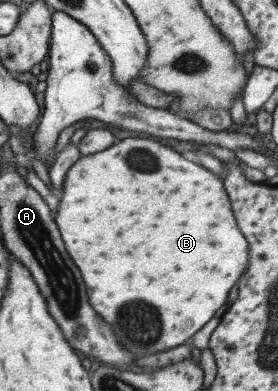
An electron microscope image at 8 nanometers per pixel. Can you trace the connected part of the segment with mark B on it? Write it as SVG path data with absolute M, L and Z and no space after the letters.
M137 136L124 138L116 141L109 148L88 154L81 155L68 169L63 177L61 198L57 206L55 222L61 234L61 240L65 244L65 250L73 264L79 268L81 278L87 288L87 298L91 308L113 328L113 336L116 341L125 349L125 351L135 355L135 357L150 356L159 353L168 348L179 346L188 342L188 340L215 314L215 310L225 302L227 290L235 284L235 280L241 276L247 264L247 242L243 234L239 232L229 202L227 194L223 192L222 181L212 172L207 172L205 168L185 160L171 148L165 148L154 138Z

